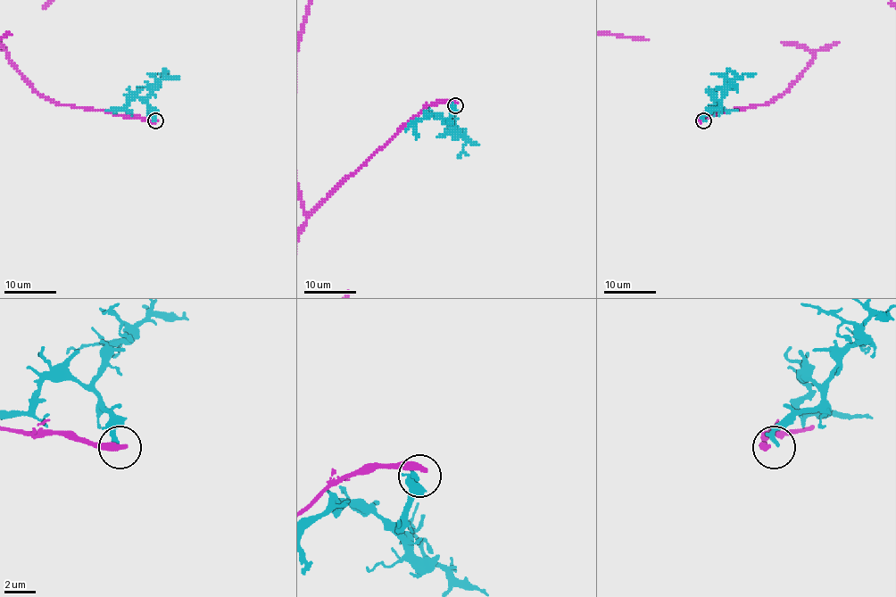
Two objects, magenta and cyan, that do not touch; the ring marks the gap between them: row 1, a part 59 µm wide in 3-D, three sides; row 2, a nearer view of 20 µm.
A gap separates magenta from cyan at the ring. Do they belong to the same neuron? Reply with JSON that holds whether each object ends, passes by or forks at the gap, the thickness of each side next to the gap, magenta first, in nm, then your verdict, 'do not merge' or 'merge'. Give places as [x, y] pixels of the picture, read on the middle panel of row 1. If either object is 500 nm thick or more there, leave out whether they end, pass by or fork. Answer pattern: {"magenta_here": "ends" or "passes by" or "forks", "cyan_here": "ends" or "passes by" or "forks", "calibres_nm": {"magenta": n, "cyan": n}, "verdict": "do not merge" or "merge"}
{"magenta_here": "ends", "cyan_here": "ends", "calibres_nm": {"magenta": 480, "cyan": 240}, "verdict": "do not merge"}

